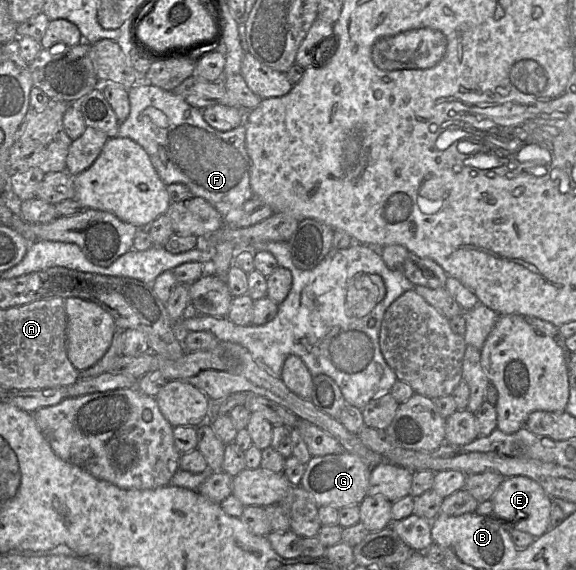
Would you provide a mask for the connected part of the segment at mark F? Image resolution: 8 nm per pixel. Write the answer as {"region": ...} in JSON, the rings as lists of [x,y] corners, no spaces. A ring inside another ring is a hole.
{"region":[[[146,74],[143,83],[131,86],[127,90],[127,93],[129,97],[130,112],[128,117],[119,124],[117,136],[130,138],[144,148],[144,150],[149,155],[149,158],[157,174],[165,185],[170,185],[173,183],[182,183],[187,185],[193,197],[202,197],[208,201],[220,213],[220,215],[223,217],[223,220],[224,216],[226,216],[230,211],[241,207],[247,200],[253,197],[253,192],[250,185],[250,158],[246,149],[246,127],[244,123],[229,131],[219,131],[211,127],[204,120],[202,110],[188,104],[180,95],[176,94],[174,91],[165,90],[150,84],[146,80]]]}

